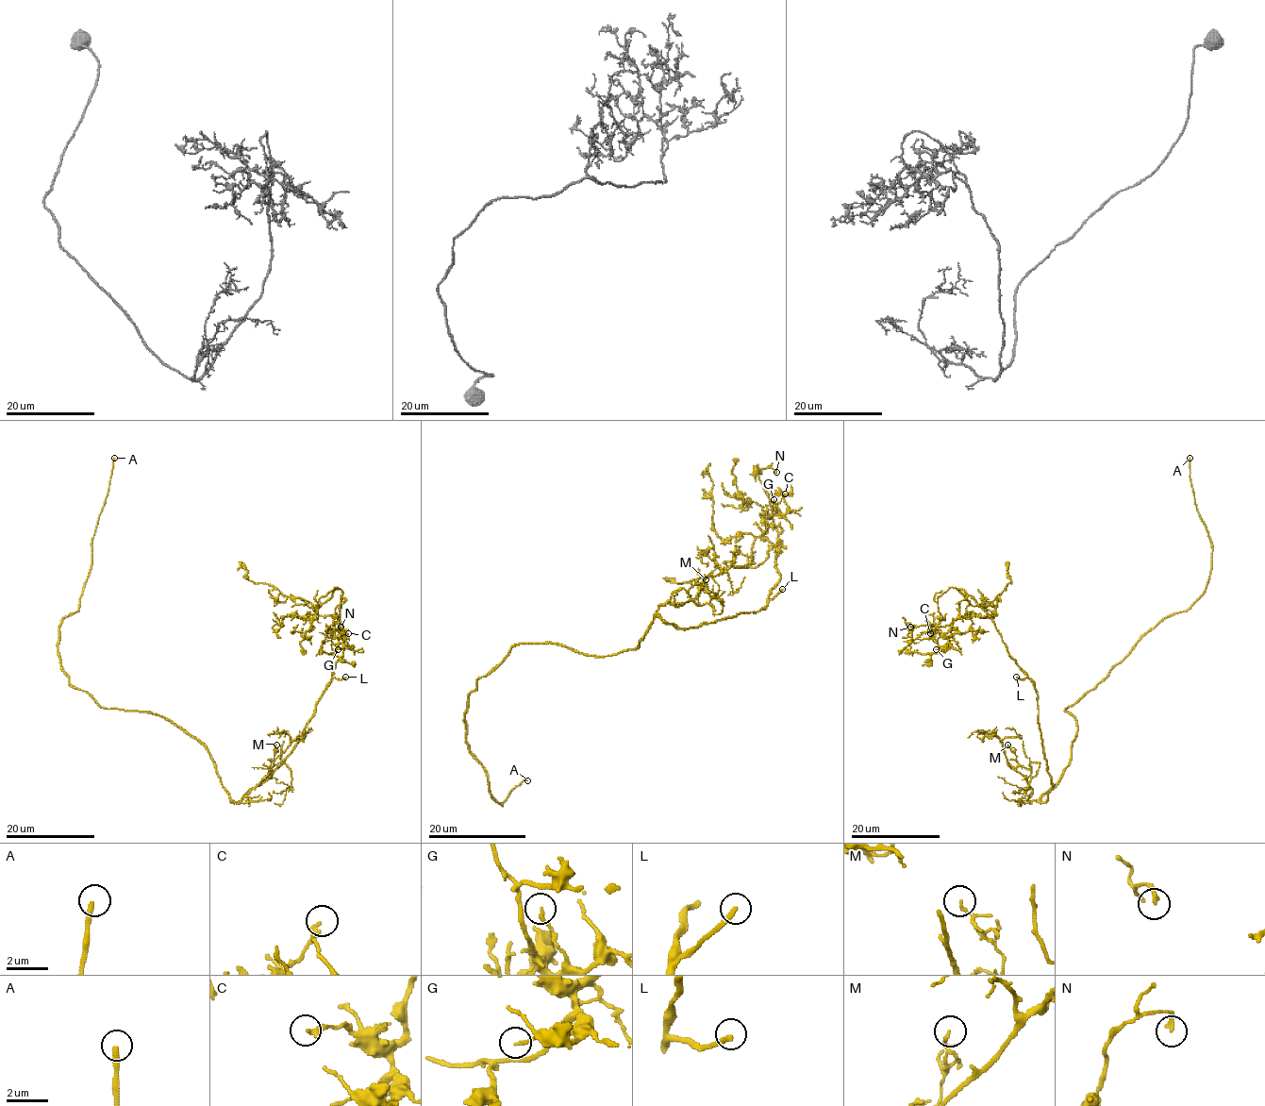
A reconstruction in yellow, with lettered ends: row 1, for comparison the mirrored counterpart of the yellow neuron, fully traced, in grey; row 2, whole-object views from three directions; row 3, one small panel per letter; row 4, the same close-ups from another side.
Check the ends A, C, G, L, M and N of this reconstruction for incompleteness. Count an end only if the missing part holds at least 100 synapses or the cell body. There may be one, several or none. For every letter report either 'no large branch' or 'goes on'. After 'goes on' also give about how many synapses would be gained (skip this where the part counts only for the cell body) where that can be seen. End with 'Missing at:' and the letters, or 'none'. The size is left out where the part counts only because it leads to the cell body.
A: goes on
C: no large branch
G: no large branch
L: goes on; about 200 synapses
M: no large branch
N: no large branch
Missing at: A, L

